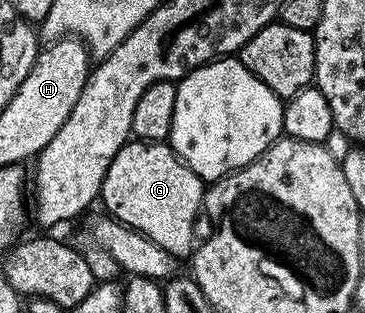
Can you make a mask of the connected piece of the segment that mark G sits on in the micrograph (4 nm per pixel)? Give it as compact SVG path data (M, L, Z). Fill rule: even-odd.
M129 142L110 162L100 200L107 215L138 230L150 242L158 242L171 256L188 258L194 251L192 231L196 215L202 212L205 191L205 181L194 175L167 143Z

